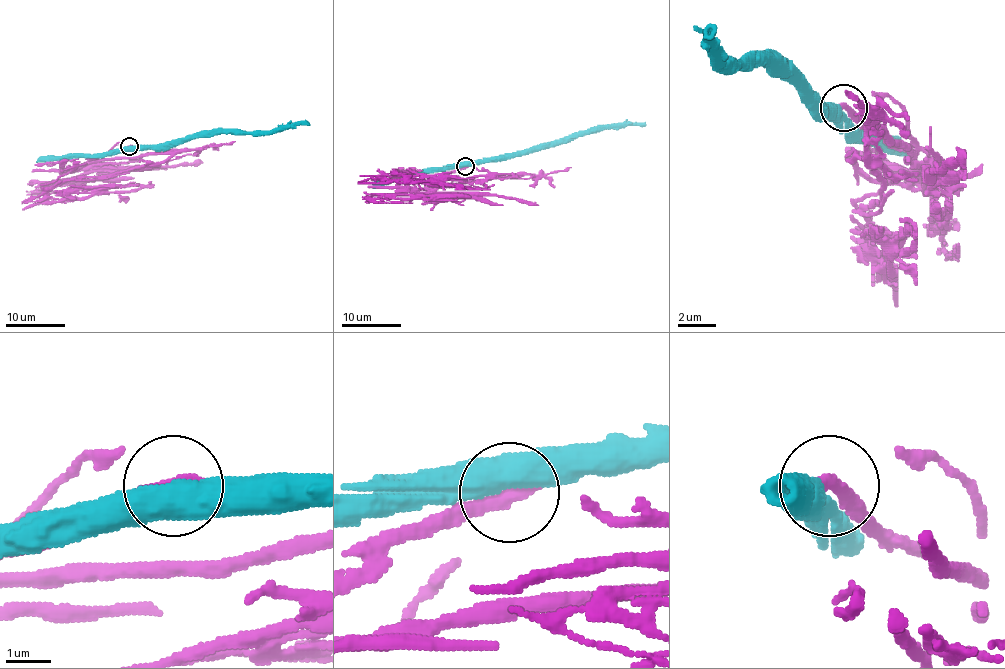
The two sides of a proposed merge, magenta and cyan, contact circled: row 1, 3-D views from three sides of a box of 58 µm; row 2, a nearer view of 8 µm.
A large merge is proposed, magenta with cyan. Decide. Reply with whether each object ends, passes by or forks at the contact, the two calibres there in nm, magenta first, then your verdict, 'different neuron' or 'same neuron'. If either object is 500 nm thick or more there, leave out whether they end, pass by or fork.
400/550 nm | different neuron

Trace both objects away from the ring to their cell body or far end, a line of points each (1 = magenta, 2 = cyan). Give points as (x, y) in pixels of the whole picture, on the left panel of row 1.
1: (128, 147), (83, 163), (62, 175), (47, 193), (56, 199), (86, 197), (151, 181)
2: (128, 147), (161, 147), (205, 133), (262, 133), (309, 125)

